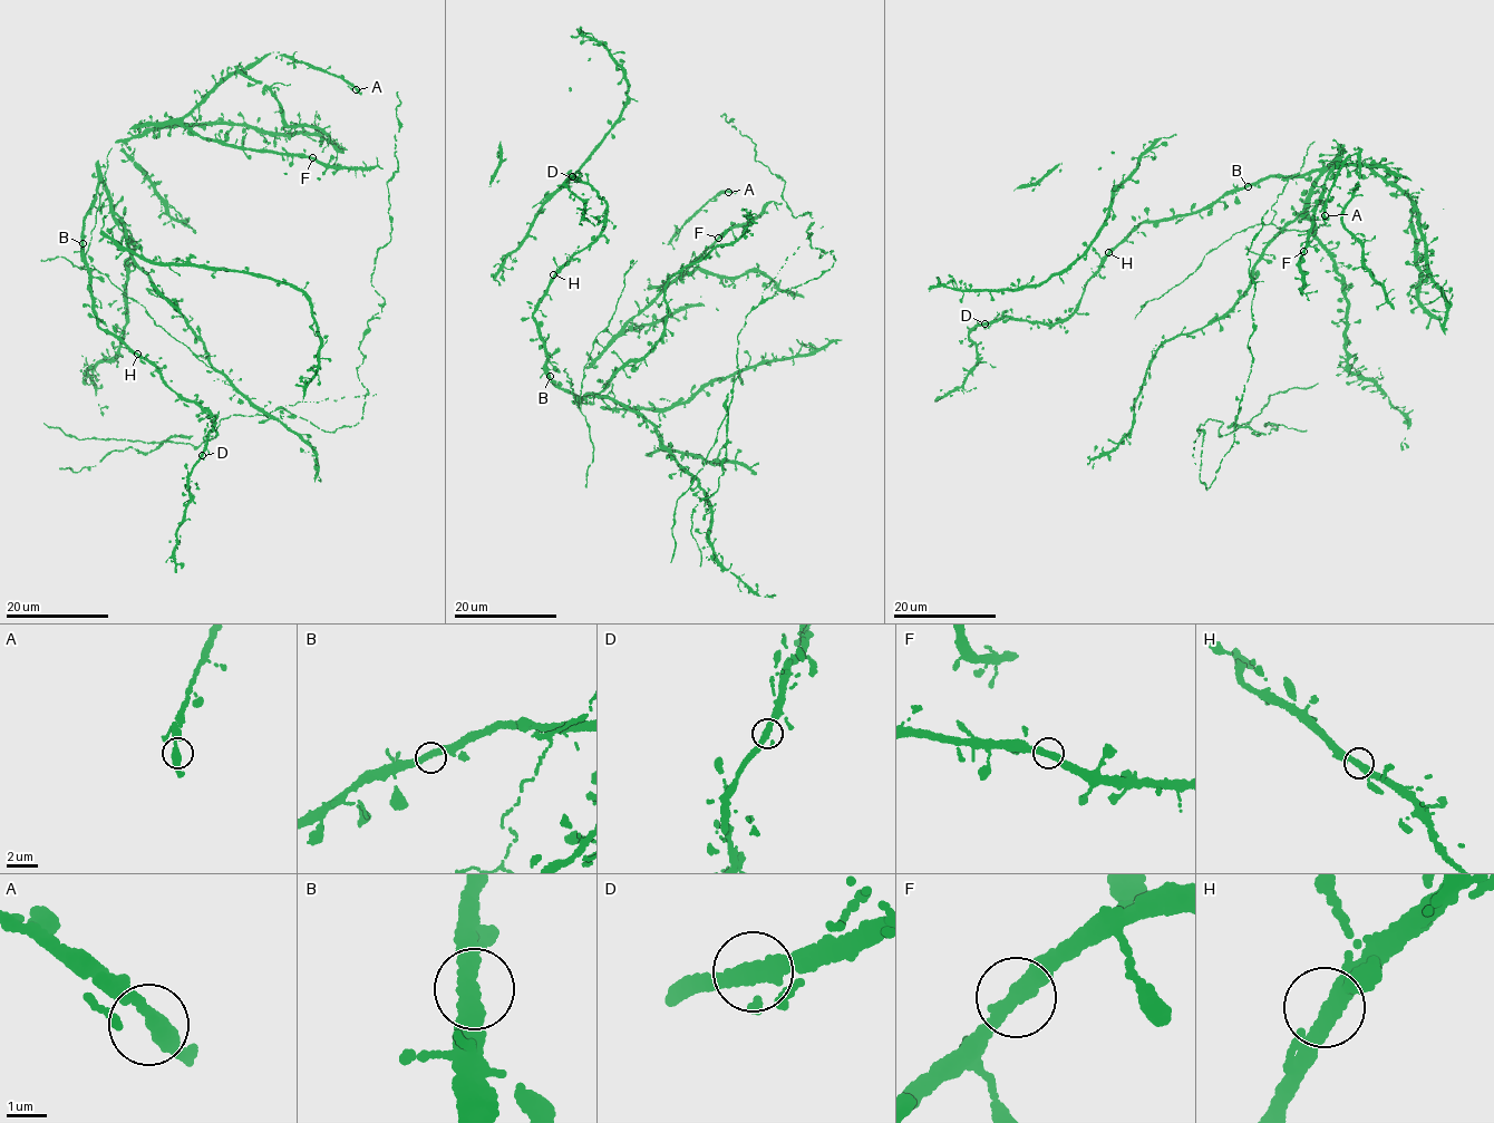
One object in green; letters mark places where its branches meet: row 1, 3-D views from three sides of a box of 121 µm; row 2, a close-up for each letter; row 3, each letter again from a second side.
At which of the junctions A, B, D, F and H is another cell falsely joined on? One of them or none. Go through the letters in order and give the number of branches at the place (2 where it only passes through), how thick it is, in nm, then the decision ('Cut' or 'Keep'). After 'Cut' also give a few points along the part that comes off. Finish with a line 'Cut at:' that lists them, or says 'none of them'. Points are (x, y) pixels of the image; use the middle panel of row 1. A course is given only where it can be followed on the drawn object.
A: Branches: 2. Thickness 360 nm. Keep
B: Branches: 2. Thickness 360 nm. Keep
D: Branches: 2. Thickness 380 nm. Keep
F: Branches: 2. Thickness 380 nm. Keep
H: Branches: 2. Thickness 360 nm. Keep
Cut at: none of them

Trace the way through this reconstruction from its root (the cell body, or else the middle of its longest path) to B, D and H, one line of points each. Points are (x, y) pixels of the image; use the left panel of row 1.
B: (113, 203), (106, 185), (99, 182), (86, 215), (83, 243)
D: (113, 203), (99, 182), (84, 224), (84, 262), (97, 327), (156, 368), (185, 400), (217, 416), (202, 455)
H: (113, 203), (99, 182), (84, 224), (84, 262), (97, 327), (137, 354)

